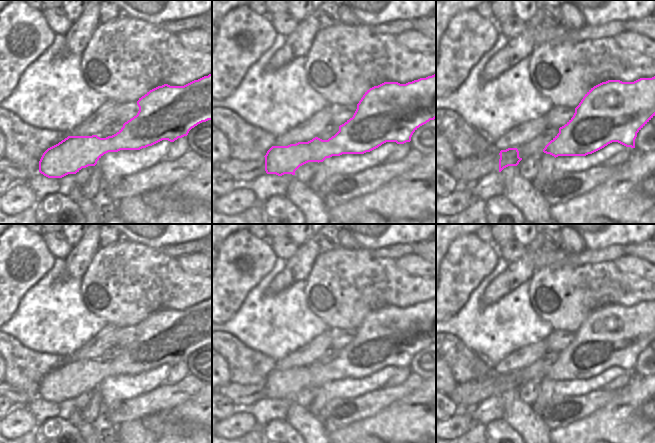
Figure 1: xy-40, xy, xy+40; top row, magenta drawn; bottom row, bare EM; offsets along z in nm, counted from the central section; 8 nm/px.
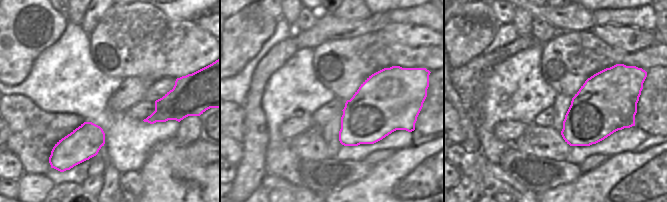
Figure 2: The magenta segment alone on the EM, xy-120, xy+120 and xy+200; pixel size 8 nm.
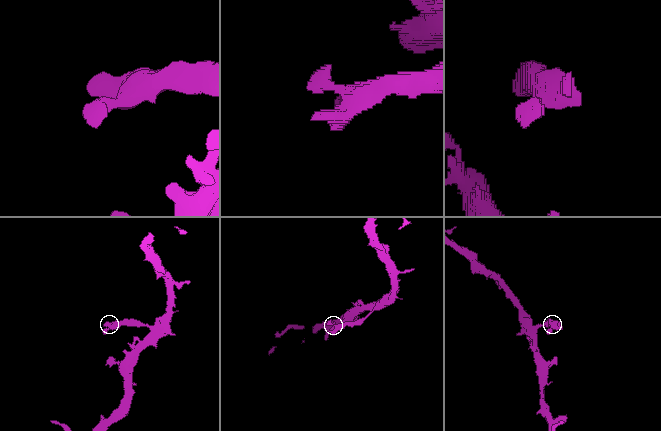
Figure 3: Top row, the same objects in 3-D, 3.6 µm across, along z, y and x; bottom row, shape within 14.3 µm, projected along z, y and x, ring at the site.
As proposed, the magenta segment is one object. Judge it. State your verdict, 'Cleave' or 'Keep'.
Keep.

